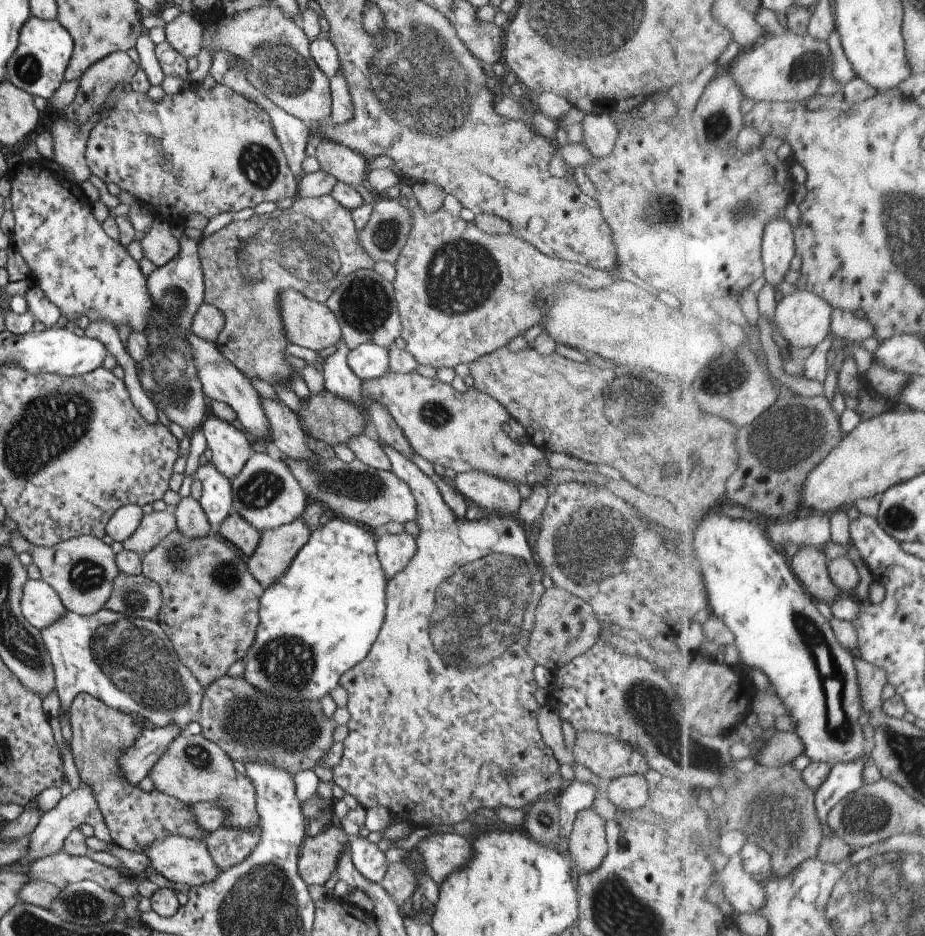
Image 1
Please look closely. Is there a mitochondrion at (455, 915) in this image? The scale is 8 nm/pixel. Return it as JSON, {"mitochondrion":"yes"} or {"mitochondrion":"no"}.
{"mitochondrion":"no"}

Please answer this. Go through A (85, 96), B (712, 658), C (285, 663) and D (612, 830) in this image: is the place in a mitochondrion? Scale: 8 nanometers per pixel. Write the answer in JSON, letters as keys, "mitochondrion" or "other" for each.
{"A":"other","B":"other","C":"mitochondrion","D":"other"}

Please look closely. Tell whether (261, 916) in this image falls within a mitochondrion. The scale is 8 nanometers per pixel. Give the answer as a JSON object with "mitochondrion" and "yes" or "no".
{"mitochondrion":"yes"}

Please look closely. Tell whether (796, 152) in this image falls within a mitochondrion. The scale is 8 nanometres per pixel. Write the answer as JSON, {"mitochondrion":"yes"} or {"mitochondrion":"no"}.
{"mitochondrion":"no"}

